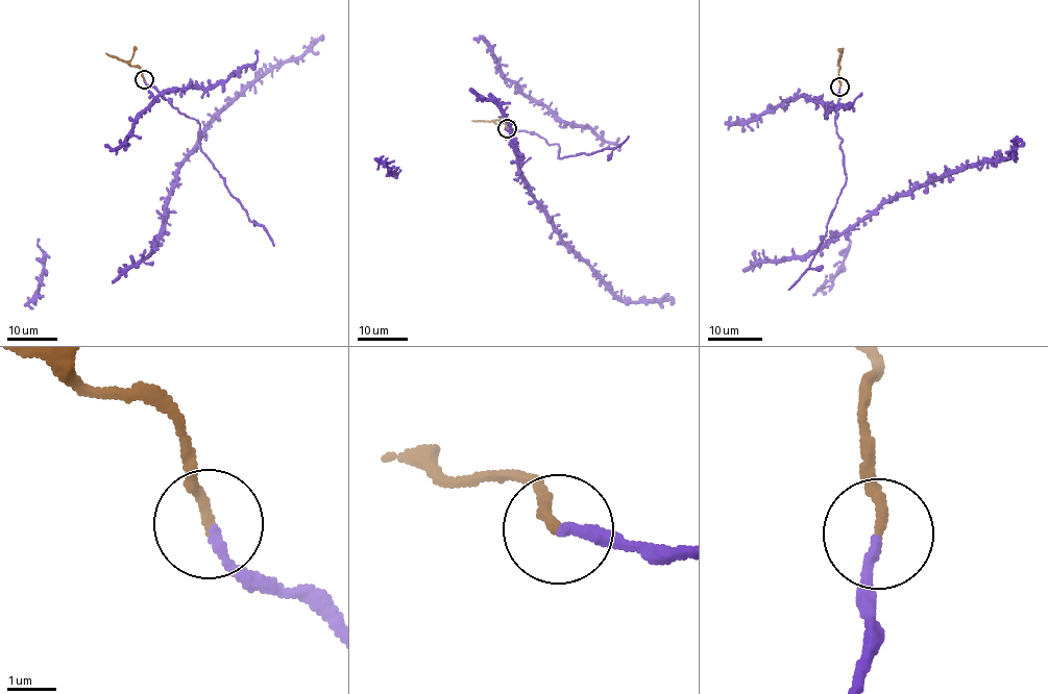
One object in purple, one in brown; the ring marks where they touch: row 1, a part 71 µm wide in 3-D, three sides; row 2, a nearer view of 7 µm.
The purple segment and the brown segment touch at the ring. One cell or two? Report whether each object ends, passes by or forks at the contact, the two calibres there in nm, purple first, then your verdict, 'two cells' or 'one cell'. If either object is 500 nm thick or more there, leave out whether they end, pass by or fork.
purple ends; brown ends; calibres 190 and 220 nm; one cell

